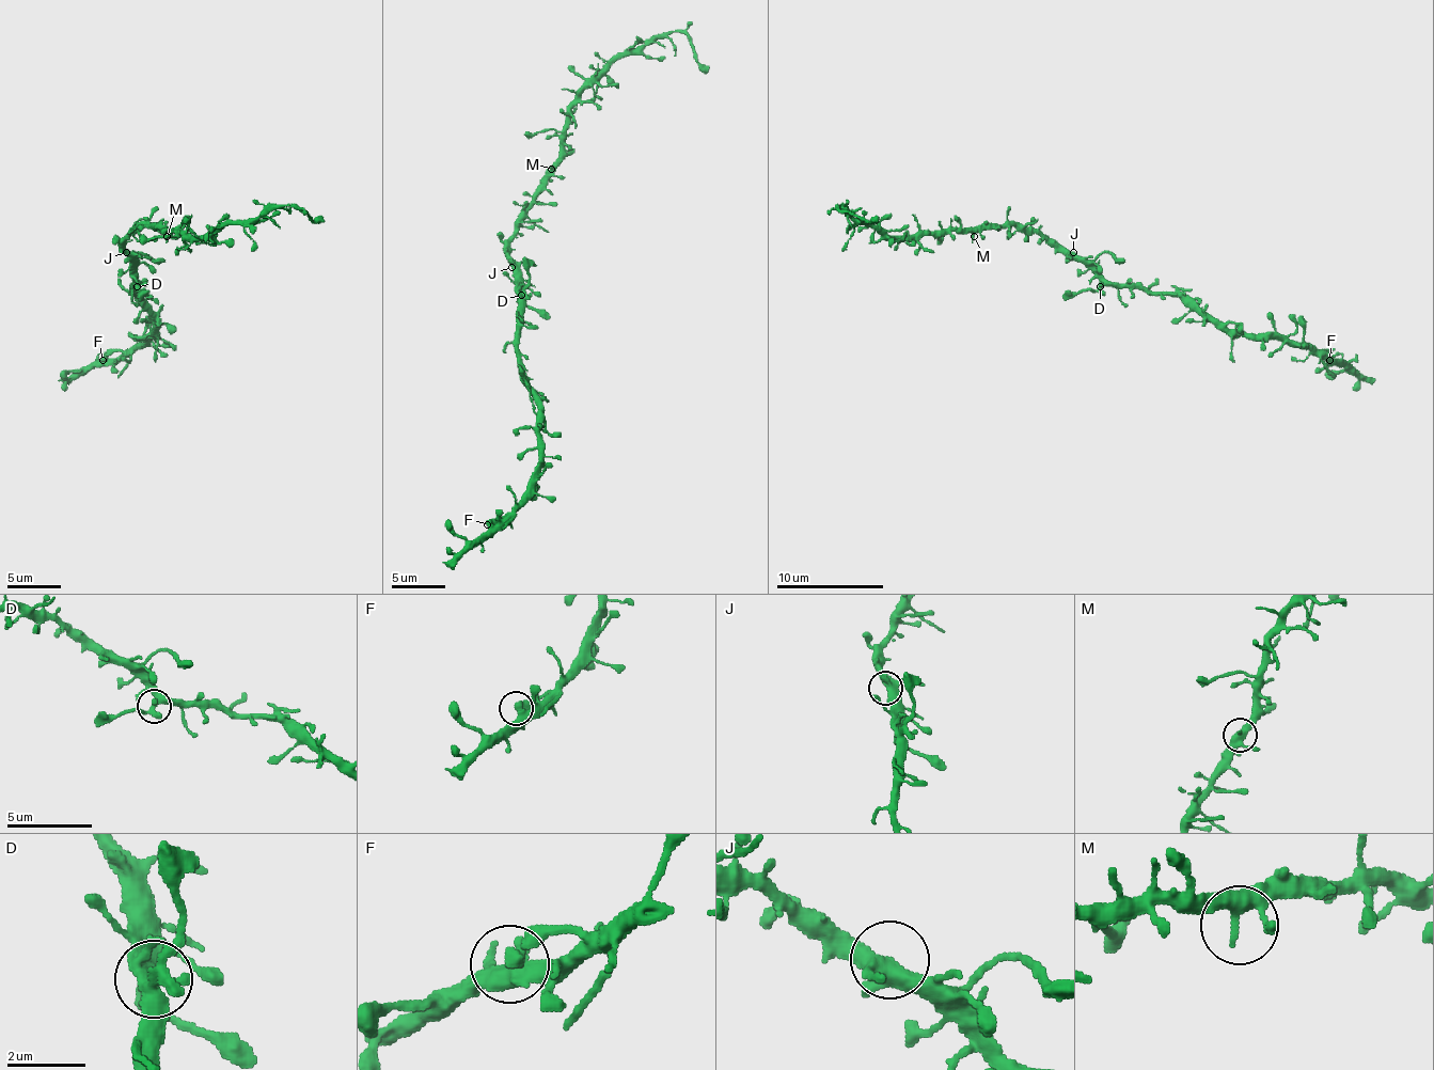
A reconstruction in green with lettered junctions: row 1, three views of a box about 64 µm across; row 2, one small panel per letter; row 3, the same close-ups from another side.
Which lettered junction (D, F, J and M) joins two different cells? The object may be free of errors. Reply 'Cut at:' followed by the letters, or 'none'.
Cut at: D

